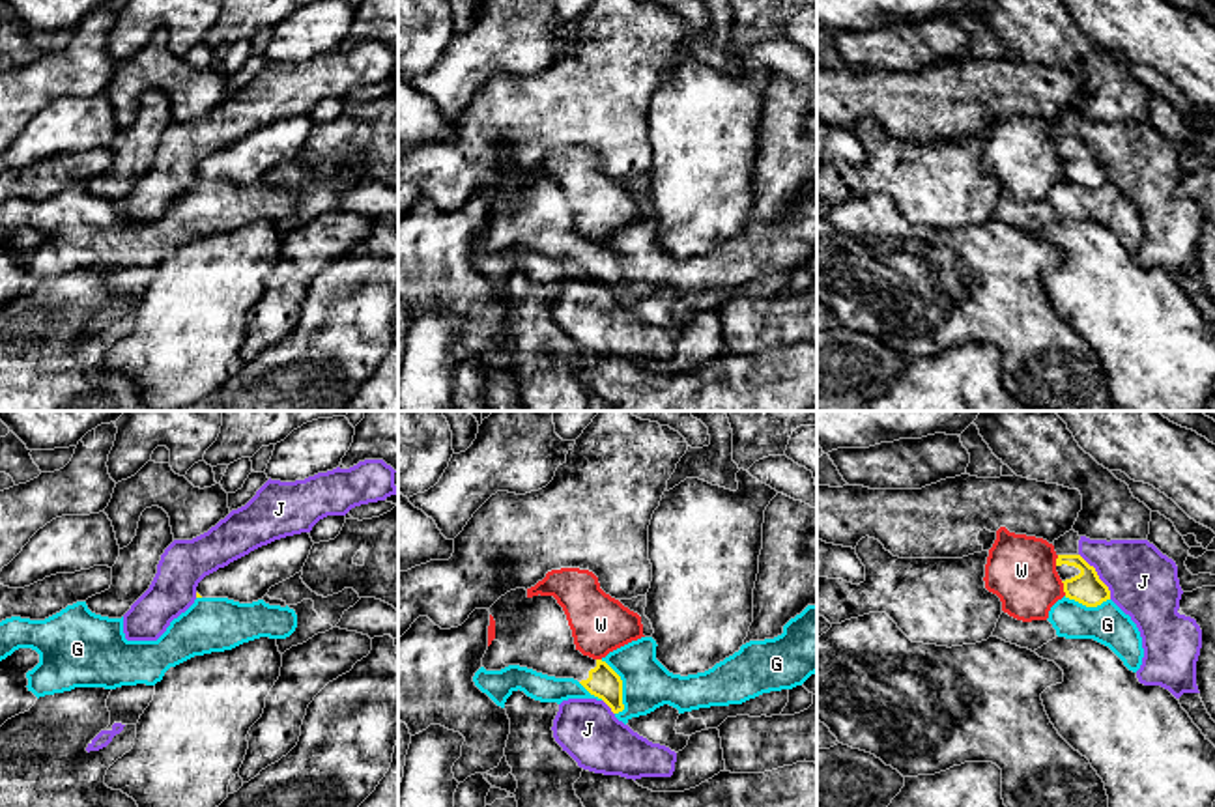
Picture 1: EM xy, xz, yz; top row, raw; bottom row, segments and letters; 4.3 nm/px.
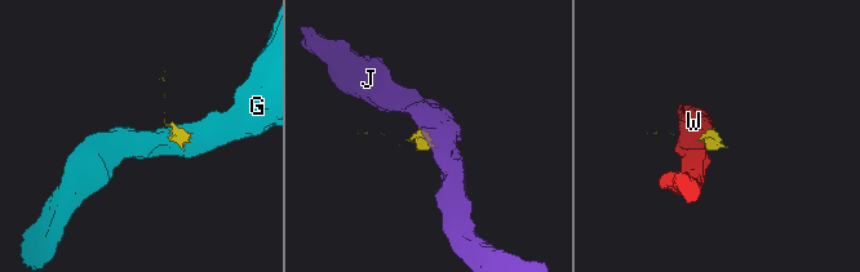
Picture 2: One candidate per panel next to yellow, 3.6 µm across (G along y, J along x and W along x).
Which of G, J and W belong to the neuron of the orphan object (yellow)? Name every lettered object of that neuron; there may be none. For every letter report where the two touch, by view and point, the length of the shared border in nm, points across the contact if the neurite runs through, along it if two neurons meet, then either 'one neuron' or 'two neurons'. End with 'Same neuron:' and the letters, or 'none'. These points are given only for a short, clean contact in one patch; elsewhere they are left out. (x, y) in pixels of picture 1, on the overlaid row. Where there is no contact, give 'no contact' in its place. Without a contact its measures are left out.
G: contact xz (621, 686); length 260 nm; border xz (600, 660), (621, 680), (623, 708), (617, 714); two neurons
J: contact yz (1098, 576); length 240 nm; border yz (1079, 553), (1094, 568), (1111, 598); two neurons
W: contact yz (1064, 589); length 70 nm; border yz (1060, 581), (1066, 594); two neurons
Same neuron: none

